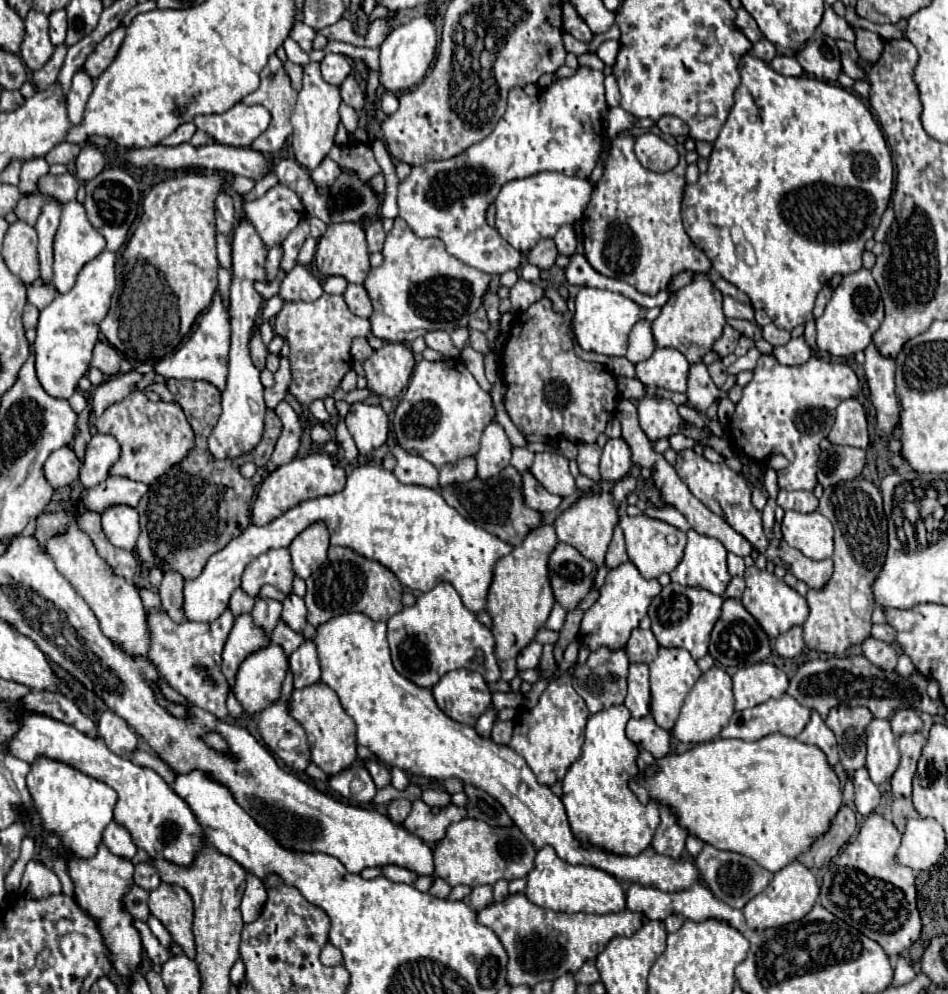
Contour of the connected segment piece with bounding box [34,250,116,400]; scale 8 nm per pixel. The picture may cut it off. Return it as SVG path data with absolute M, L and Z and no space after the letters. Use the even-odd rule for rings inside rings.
M104 250L98 258L88 262L80 270L78 280L68 294L60 294L58 298L54 298L52 304L48 304L40 312L36 326L38 336L34 342L34 356L36 356L38 380L52 398L68 400L76 392L78 380L90 368L92 350L100 334L100 322L108 314L110 298L116 288L114 264L116 264L116 254Z

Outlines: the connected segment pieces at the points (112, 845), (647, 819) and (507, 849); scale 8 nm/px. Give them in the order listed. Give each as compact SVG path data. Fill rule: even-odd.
M112 820L106 830L104 830L104 836L102 836L102 842L110 848L110 852L118 854L118 856L124 856L124 858L132 858L136 854L136 844L132 842L132 836L130 832L118 824L116 820Z
M624 704L588 718L582 758L570 766L562 780L562 802L566 806L570 828L584 848L594 846L610 854L638 856L650 846L656 826L660 824L660 816L656 802L640 804L636 794L628 788L628 780L638 772L638 750L624 734L628 718L630 712Z
M464 818L456 824L450 824L446 836L434 848L434 872L438 878L446 880L450 886L466 884L466 886L482 886L494 884L500 878L514 880L524 878L534 864L534 848L524 838L524 834L512 828L492 828L486 822Z

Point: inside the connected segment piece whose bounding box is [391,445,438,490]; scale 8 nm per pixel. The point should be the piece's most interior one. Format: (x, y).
(409, 469)

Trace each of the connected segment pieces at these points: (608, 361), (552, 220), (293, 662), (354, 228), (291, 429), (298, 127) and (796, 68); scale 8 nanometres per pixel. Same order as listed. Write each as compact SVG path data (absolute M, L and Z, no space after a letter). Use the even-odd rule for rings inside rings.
M578 343L574 344L574 351L585 361L596 362L607 367L616 376L626 376L628 378L635 378L636 372L634 365L629 361L625 360L626 357L608 357L605 355L596 354L594 352L584 351Z
M540 172L502 186L496 196L496 230L522 254L528 254L540 238L554 238L562 224L582 218L592 194L592 184L582 178L568 178L558 172Z
M304 640L304 644L290 654L290 670L294 676L296 690L300 690L304 686L312 686L312 684L316 684L316 680L320 680L316 646L312 640Z
M358 222L330 224L328 230L318 240L314 262L316 262L316 268L322 276L344 276L348 282L362 284L368 270L370 270L370 260L368 260L368 250L366 250L362 224L358 224Z
M280 402L276 406L276 416L282 420L282 436L276 442L276 450L268 462L268 472L272 472L276 466L282 466L284 462L290 462L300 446L300 434L302 434L302 420L300 416L292 410L292 406L288 402Z
M310 62L308 66L304 66L304 86L298 92L298 102L296 102L296 108L292 114L292 126L294 126L292 150L294 150L296 162L300 166L308 168L310 172L328 156L330 148L334 146L336 126L340 122L340 116L338 116L340 102L342 102L342 98L340 98L338 88L322 80L320 64Z
M778 56L778 58L770 60L768 66L770 66L774 72L782 74L782 76L802 76L802 74L804 74L804 70L802 70L802 66L798 64L798 60L796 60L796 58L788 58L788 56Z

